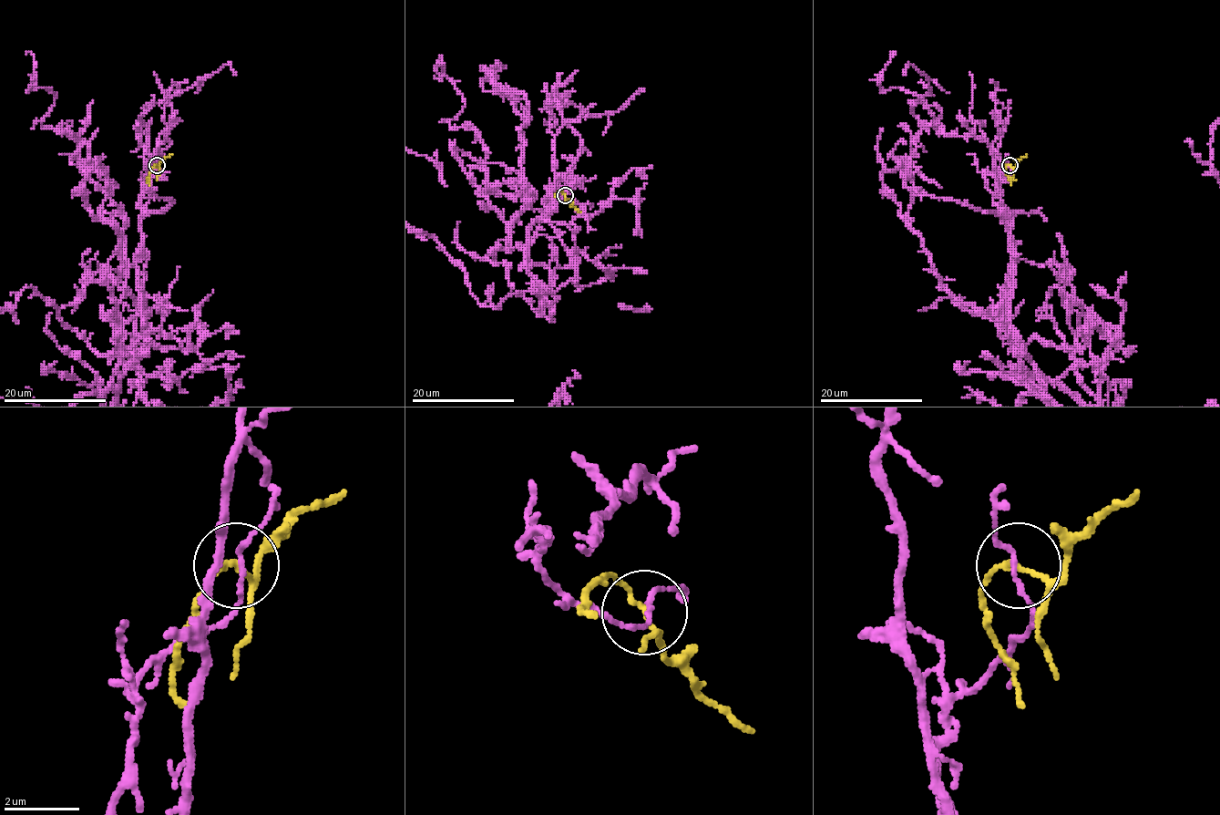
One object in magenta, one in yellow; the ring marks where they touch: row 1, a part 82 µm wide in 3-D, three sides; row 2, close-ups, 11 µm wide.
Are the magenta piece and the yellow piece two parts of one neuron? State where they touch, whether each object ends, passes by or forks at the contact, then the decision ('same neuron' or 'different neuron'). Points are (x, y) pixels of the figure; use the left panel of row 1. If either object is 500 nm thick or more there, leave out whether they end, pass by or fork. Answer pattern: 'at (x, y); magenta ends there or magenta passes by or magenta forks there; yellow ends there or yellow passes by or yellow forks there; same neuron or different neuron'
at (157, 165); magenta passes by; yellow passes by; different neuron

